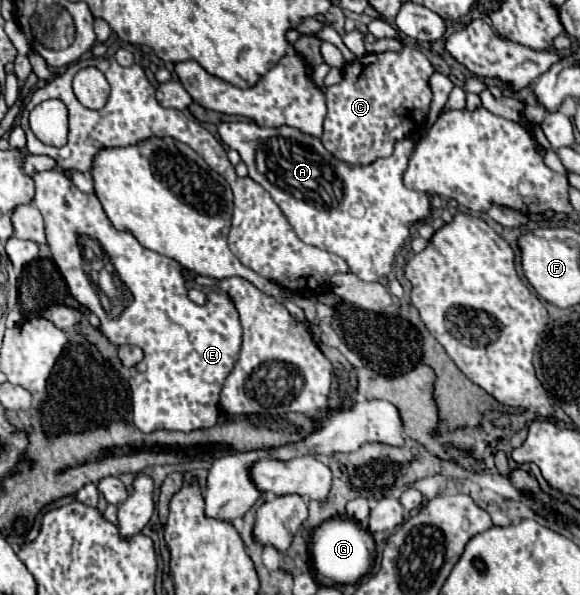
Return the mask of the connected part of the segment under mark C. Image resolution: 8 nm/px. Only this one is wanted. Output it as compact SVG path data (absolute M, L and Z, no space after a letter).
M404 45L398 53L368 53L352 63L344 65L344 79L342 83L330 87L326 91L328 101L328 115L324 119L324 135L322 145L338 159L350 165L358 163L372 163L378 157L390 155L394 151L394 143L402 139L402 135L412 135L420 129L428 115L432 91L428 87L428 77L434 73L430 61L416 49Z

